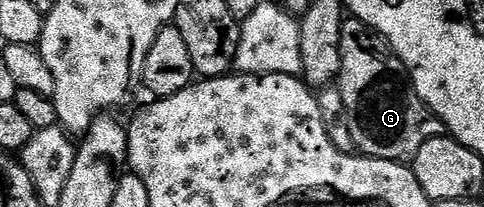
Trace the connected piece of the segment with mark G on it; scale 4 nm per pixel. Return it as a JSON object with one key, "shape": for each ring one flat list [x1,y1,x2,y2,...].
{"shape":[[346,18,339,50,339,87,343,106,347,106,347,126,351,126,351,138,355,138,358,153,374,160,411,162,423,142,431,142,431,138,442,135,441,120,421,101,405,64,395,55,388,40,374,28,368,28,356,18]]}

